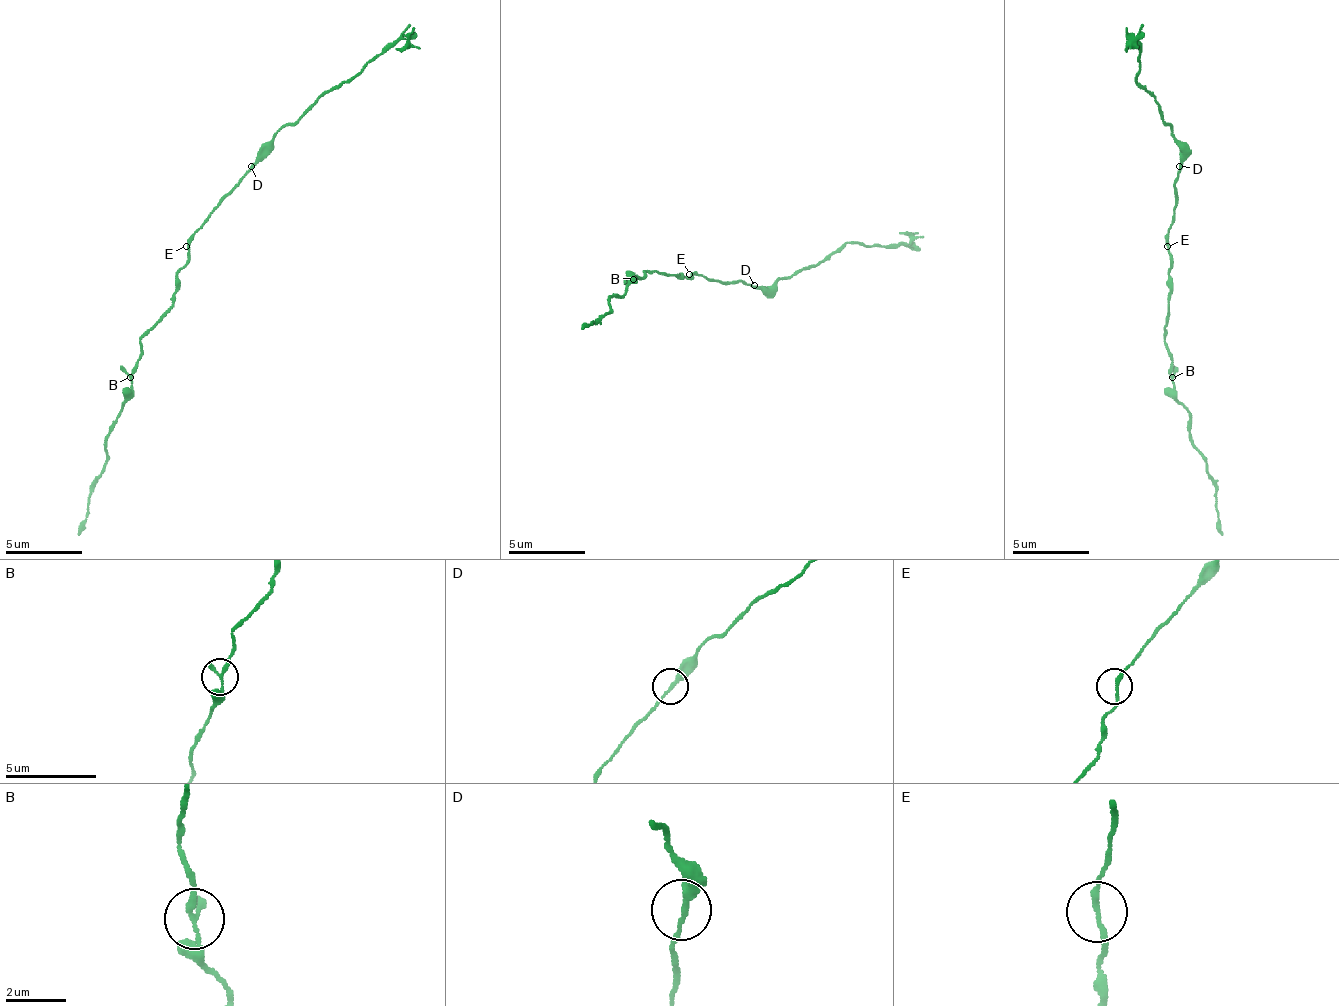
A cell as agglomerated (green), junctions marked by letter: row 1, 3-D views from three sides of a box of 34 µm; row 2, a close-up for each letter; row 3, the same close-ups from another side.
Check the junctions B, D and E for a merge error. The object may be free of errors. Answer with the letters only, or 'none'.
none

